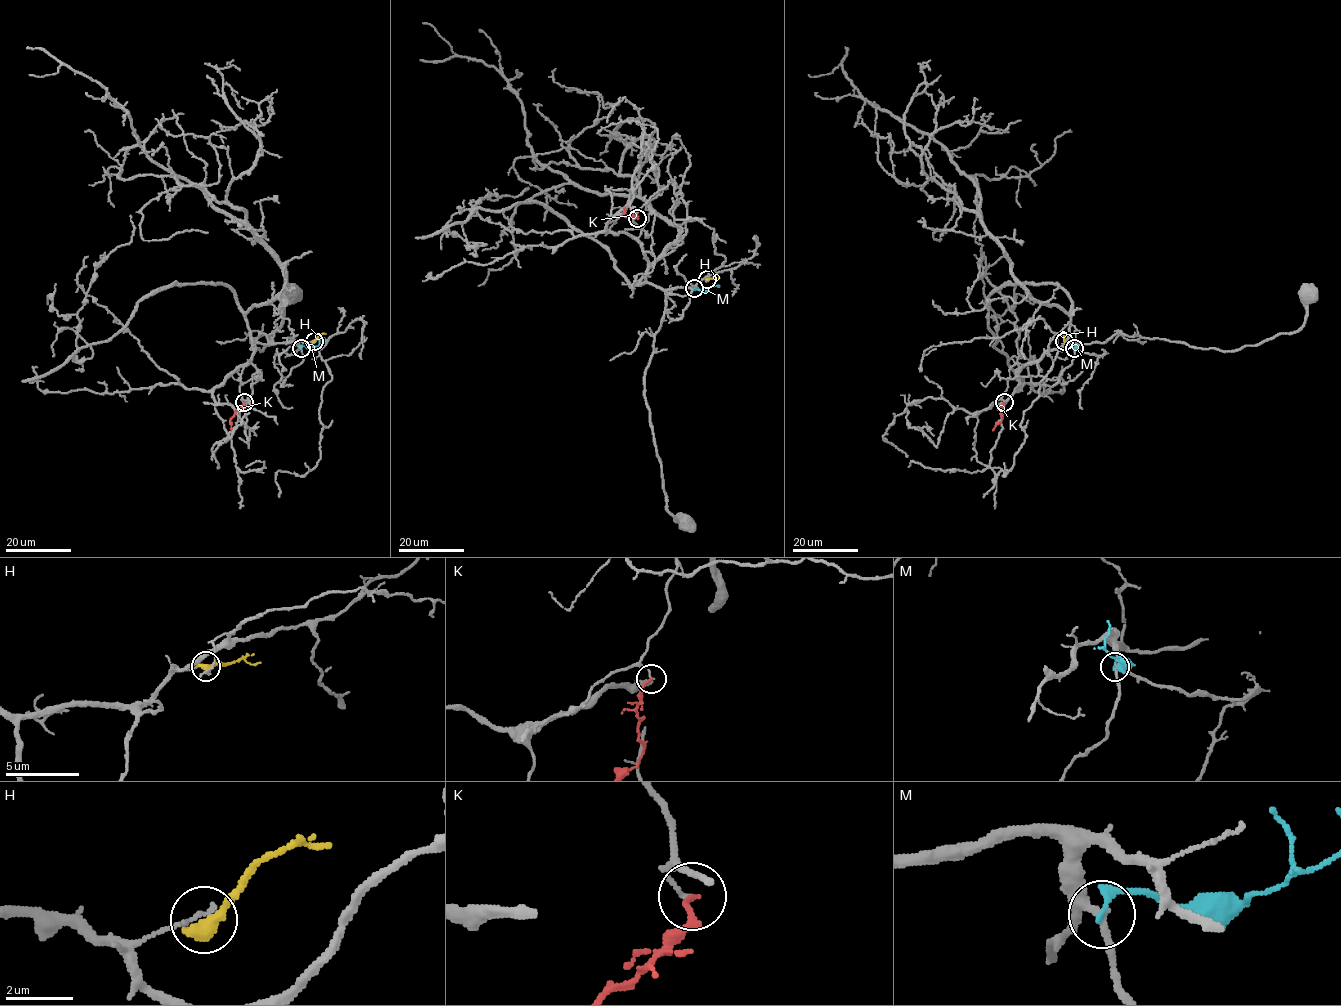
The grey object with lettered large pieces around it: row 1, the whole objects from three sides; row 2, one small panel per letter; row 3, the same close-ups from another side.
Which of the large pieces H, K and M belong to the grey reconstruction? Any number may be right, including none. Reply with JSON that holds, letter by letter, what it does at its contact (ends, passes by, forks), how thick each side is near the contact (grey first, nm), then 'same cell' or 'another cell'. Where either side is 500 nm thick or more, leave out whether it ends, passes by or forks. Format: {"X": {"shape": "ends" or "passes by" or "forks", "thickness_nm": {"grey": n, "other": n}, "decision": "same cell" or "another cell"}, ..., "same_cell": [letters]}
{"H": {"shape": "ends", "thickness_nm": {"grey": 160, "other": 480}, "decision": "another cell"}, "K": {"shape": "ends", "thickness_nm": {"grey": 110, "other": 150}, "decision": "another cell"}, "M": {"shape": "ends", "thickness_nm": {"grey": 220, "other": 240}, "decision": "another cell"}, "same_cell": []}

